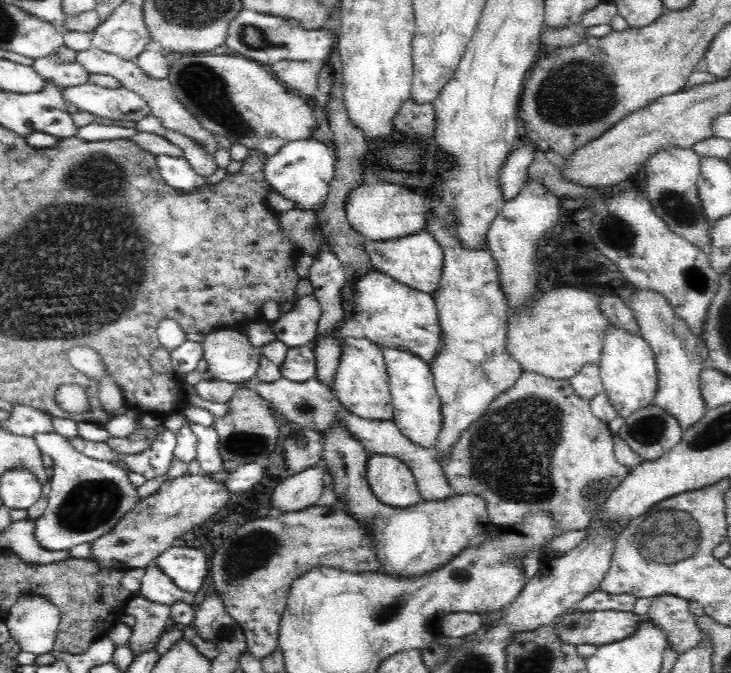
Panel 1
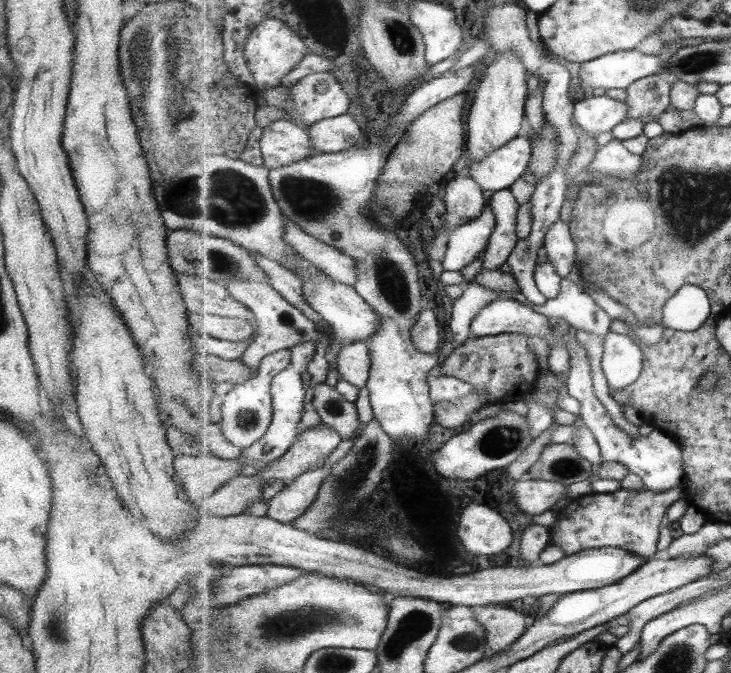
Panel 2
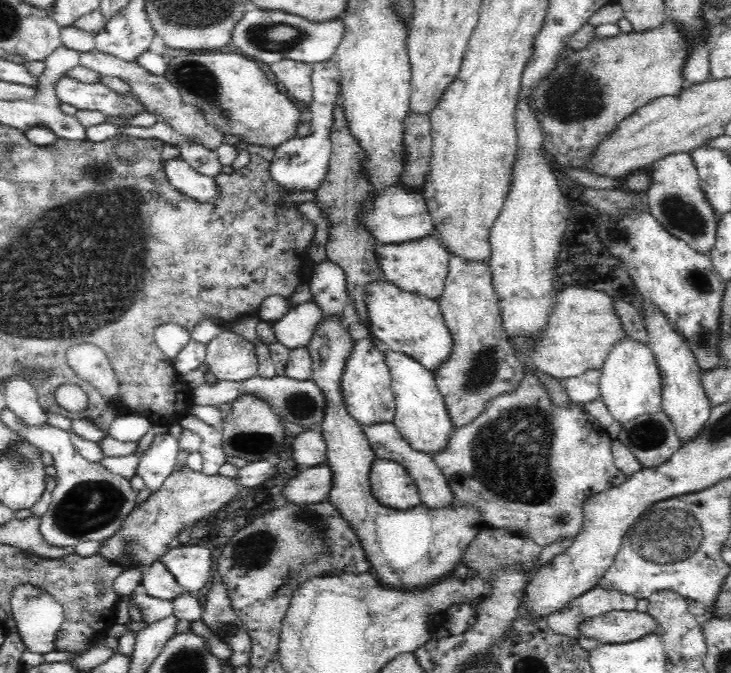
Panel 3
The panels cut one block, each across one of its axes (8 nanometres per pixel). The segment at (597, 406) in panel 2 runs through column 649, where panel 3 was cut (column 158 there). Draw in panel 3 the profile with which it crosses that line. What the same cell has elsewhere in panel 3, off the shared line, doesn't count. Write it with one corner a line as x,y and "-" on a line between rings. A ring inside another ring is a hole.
169,431
158,433
147,450
138,458
137,474
145,486
156,492
175,470
178,441

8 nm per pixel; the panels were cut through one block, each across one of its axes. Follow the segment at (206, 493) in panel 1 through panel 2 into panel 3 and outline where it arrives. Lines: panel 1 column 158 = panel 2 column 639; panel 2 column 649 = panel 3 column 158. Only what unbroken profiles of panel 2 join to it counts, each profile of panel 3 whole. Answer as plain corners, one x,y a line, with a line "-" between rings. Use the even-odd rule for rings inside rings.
185,464
181,469
174,470
145,502
134,507
112,536
100,540
100,548
97,549
96,554
104,558
105,562
114,565
130,563
148,568
155,560
161,558
168,550
170,541
176,539
184,528
220,510
239,490
236,477
219,474
206,476
202,472
193,471

